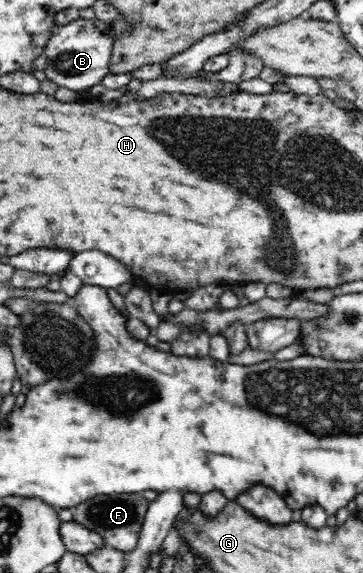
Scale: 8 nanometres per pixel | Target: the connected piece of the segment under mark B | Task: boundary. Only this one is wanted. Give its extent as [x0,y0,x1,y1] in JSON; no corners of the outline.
[43,18,114,92]

